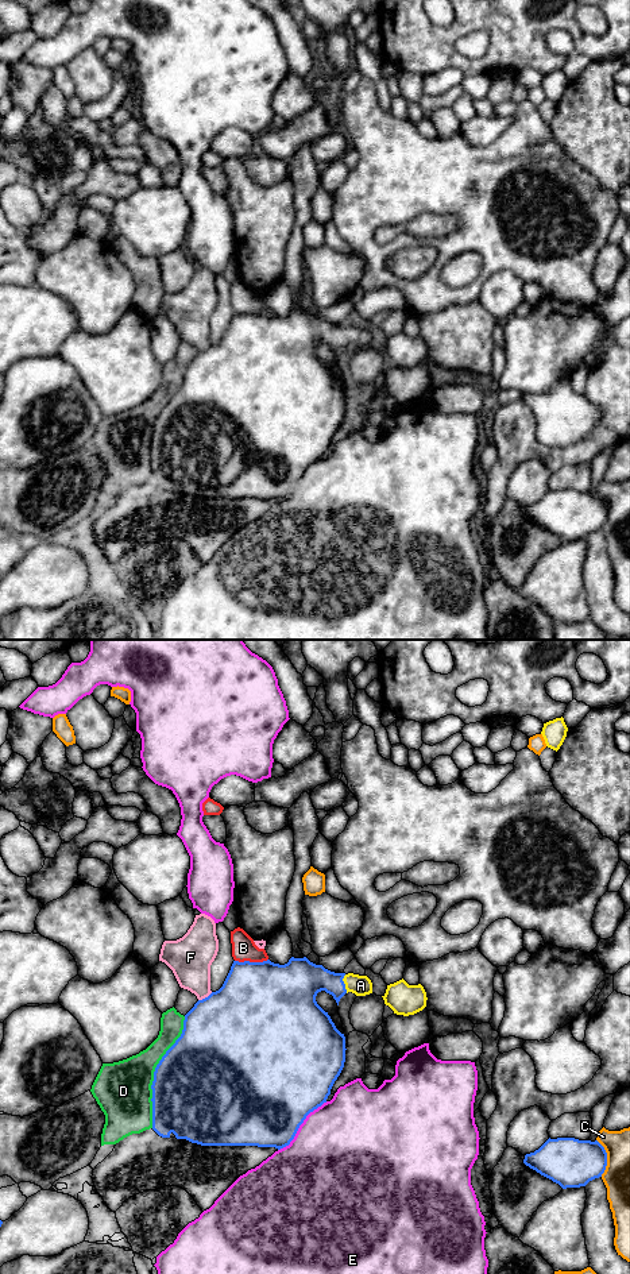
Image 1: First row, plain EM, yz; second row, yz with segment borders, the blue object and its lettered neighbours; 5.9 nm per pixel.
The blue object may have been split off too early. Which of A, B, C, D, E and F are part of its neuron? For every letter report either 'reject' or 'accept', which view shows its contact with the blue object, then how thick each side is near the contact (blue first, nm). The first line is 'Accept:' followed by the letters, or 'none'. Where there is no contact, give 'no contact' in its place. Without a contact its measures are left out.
Accept: A
A: accept | yz | 240/120 nm
B: reject | yz | 500/140 nm
C: reject | yz | 300/160 nm
D: reject | yz | 500/340 nm
E: reject | yz | 500/480 nm
F: reject | yz | 500/260 nm

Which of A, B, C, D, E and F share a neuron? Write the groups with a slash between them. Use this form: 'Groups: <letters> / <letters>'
Groups: A / B / C / D / E / F

